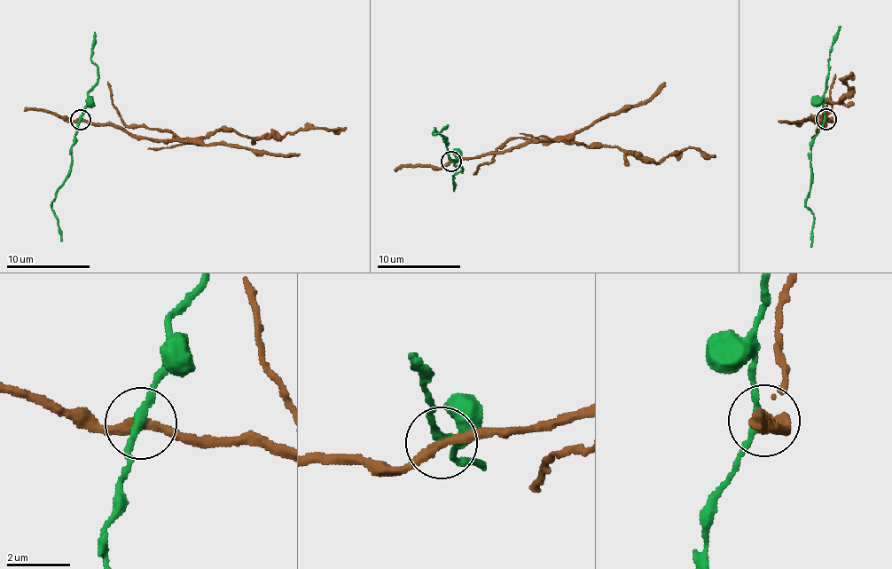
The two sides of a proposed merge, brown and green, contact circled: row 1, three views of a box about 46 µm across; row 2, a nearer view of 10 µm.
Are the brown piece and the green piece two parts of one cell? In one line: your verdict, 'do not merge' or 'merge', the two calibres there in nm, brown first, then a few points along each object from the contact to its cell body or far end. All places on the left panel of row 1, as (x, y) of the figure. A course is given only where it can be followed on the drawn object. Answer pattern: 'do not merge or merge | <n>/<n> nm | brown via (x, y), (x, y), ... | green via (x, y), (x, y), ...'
do not merge | 280/240 nm | brown via (81, 120), (108, 124), (153, 139), (204, 138), (217, 131), (238, 131), (244, 136), (264, 137), (347, 127) | green via (81, 120), (73, 142), (70, 175), (51, 202), (51, 209), (62, 240)

